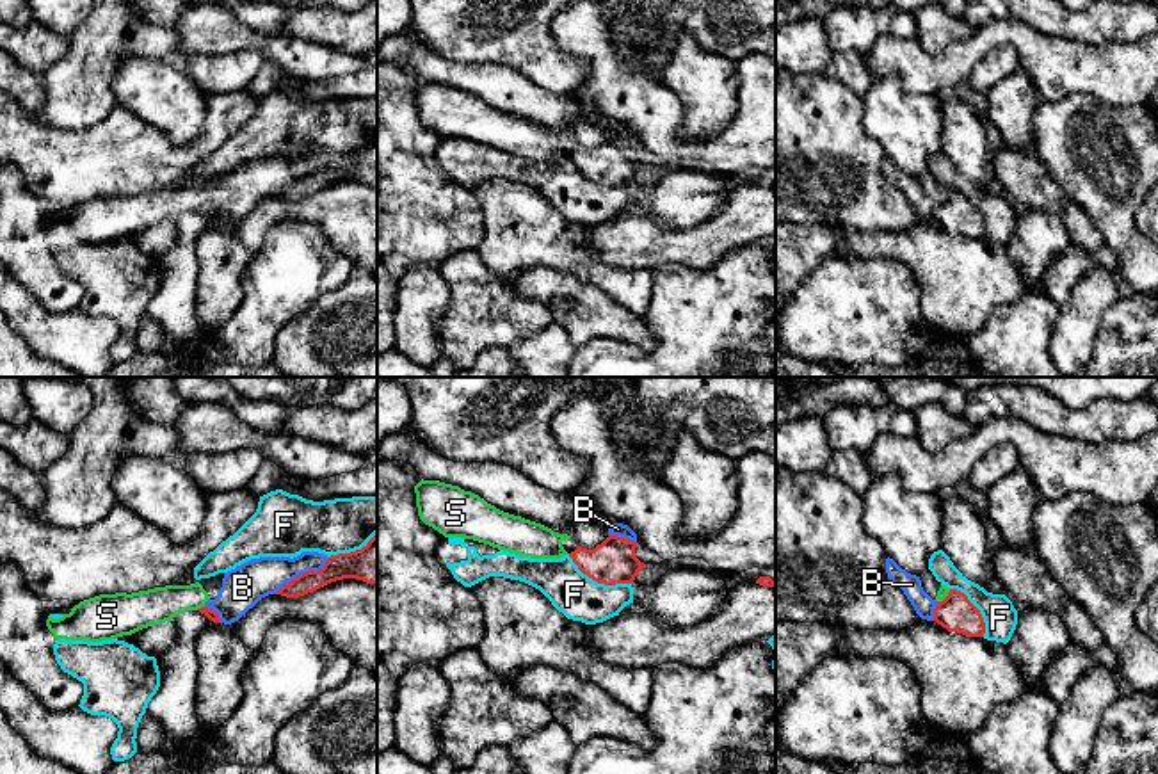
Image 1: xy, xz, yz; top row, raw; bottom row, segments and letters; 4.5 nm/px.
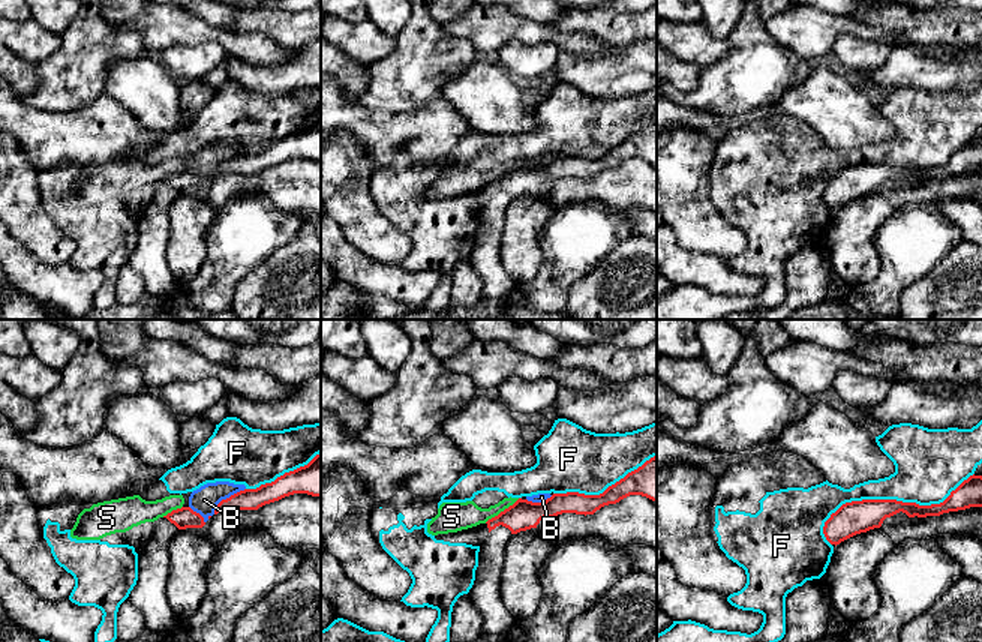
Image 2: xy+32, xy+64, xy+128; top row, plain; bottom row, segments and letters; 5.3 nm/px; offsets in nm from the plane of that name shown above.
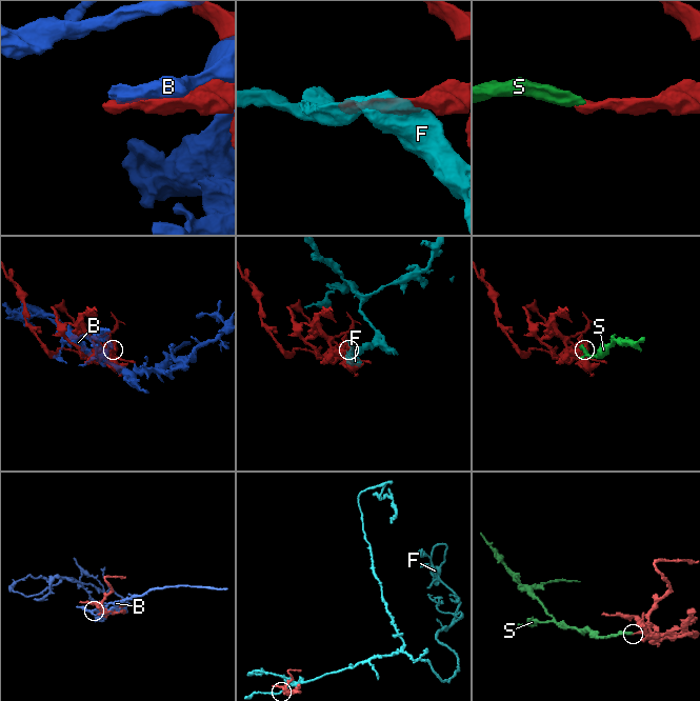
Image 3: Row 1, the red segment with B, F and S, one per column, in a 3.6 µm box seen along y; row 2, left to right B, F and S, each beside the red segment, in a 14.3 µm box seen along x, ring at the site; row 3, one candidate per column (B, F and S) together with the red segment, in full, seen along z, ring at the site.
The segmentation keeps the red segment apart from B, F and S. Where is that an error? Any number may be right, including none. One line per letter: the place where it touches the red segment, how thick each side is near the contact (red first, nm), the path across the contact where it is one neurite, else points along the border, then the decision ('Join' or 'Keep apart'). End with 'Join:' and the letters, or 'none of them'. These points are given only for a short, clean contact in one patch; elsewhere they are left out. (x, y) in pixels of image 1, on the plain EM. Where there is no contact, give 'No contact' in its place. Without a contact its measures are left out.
B: Touches red at xy (303, 175). Thickness 130 nm (red) against 180 nm. Keep apart
F: Touches red at xz (598, 184). Thickness 200 nm (red) against 200 nm. Keep apart
S: Touches red at xy (201, 209). Thickness 50 nm (red) against 160 nm. Boundary: xy (203, 207), (196, 210). Keep apart
Join: none of them

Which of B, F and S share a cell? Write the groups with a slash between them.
B S / F

